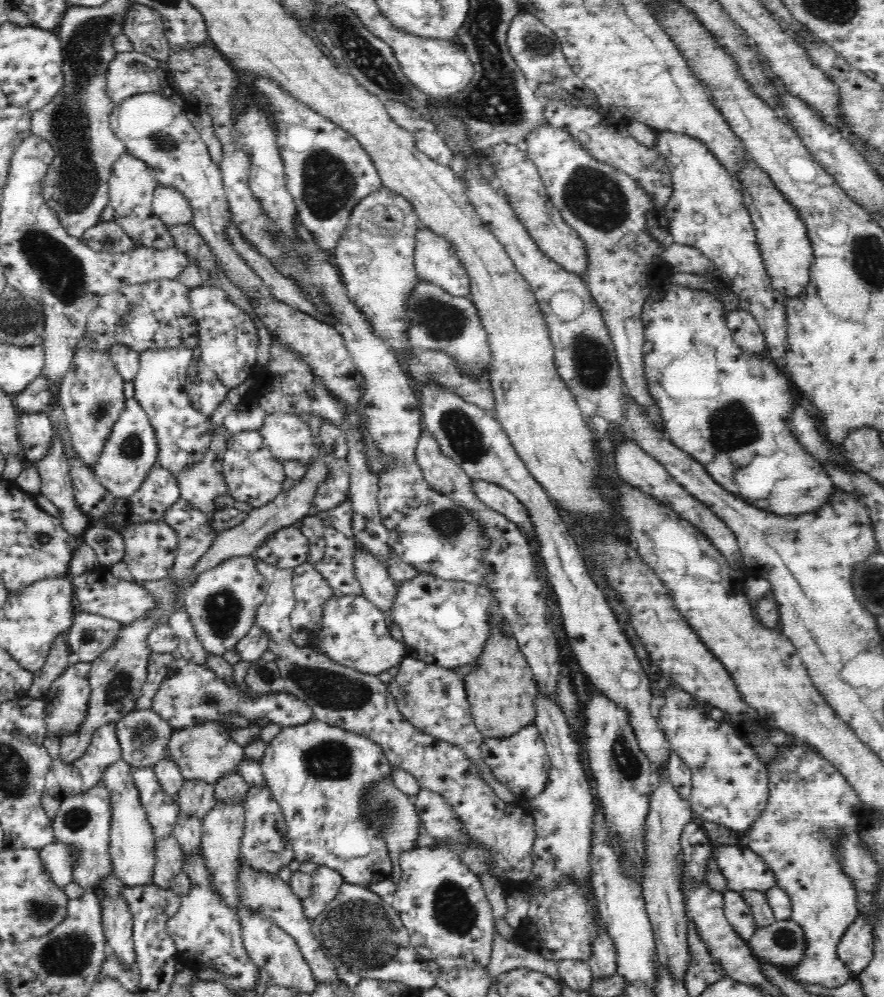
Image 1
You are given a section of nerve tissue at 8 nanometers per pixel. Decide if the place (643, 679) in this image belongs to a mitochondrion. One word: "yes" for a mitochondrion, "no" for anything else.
no

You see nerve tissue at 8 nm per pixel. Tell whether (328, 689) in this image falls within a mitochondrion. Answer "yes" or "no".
yes

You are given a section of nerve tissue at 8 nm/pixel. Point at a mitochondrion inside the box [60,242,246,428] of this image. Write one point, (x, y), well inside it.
(101, 409)

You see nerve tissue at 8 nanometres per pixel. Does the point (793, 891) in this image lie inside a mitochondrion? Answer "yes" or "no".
no

